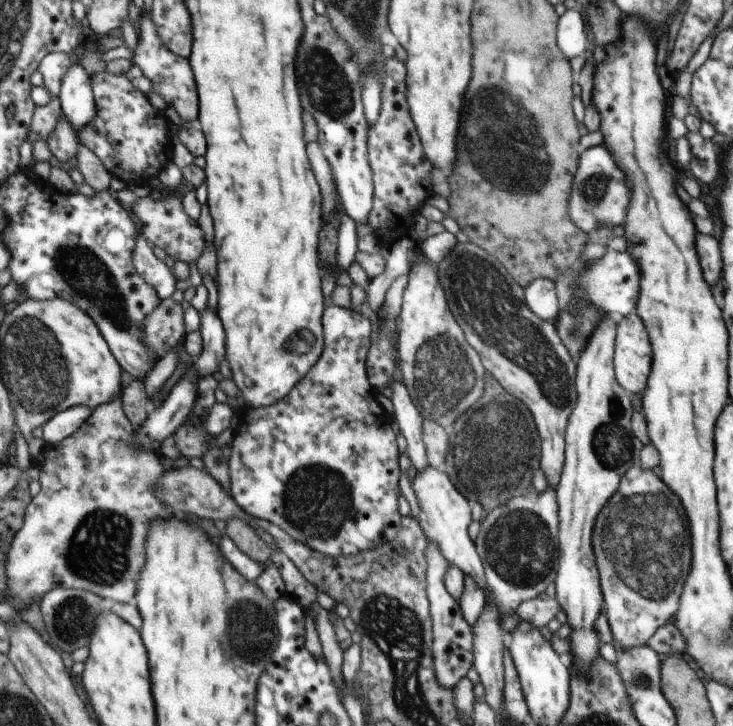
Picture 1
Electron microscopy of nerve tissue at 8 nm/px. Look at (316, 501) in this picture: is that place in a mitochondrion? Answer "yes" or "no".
yes

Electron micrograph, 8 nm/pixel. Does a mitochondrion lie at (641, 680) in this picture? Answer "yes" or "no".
yes

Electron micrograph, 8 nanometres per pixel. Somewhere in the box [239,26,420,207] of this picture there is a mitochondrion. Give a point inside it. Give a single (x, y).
(327, 87)

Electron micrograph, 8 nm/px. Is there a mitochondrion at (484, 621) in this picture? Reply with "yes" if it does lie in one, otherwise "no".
no

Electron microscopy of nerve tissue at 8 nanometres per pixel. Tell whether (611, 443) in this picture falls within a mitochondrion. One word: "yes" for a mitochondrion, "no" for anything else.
yes

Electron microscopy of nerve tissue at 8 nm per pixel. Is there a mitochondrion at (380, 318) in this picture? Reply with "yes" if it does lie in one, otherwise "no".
no

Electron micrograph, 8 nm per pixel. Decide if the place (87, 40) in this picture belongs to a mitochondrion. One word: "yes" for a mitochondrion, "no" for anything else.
no

